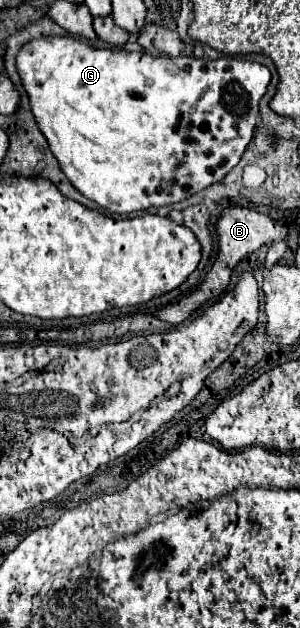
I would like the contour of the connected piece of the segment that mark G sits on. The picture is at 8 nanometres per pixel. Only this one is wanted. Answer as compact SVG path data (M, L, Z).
M41 36L29 40L17 54L17 72L21 76L23 88L29 96L29 106L31 112L37 120L39 130L47 138L49 150L57 158L63 174L73 182L73 186L85 196L97 202L101 208L111 210L113 214L131 214L139 210L147 210L151 206L169 206L175 202L181 202L189 198L191 194L197 194L199 190L219 182L227 172L231 172L237 162L241 160L247 144L253 138L255 126L259 122L259 100L267 90L267 84L271 80L269 70L259 64L259 62L249 62L243 58L235 56L223 56L217 60L207 60L207 58L195 58L195 56L177 56L177 58L167 58L159 56L155 58L153 54L147 52L127 52L121 48L91 48L85 42L75 40L73 36Z

